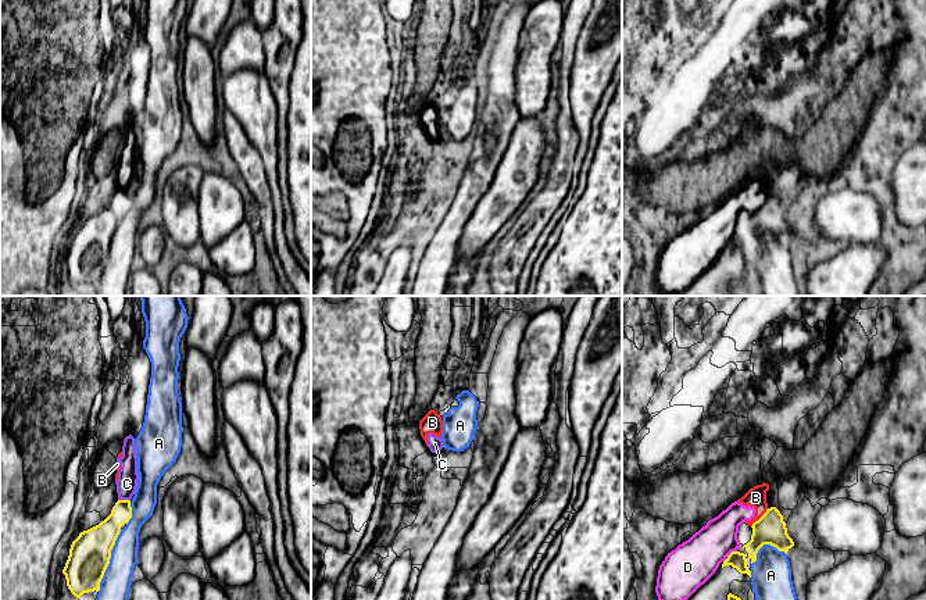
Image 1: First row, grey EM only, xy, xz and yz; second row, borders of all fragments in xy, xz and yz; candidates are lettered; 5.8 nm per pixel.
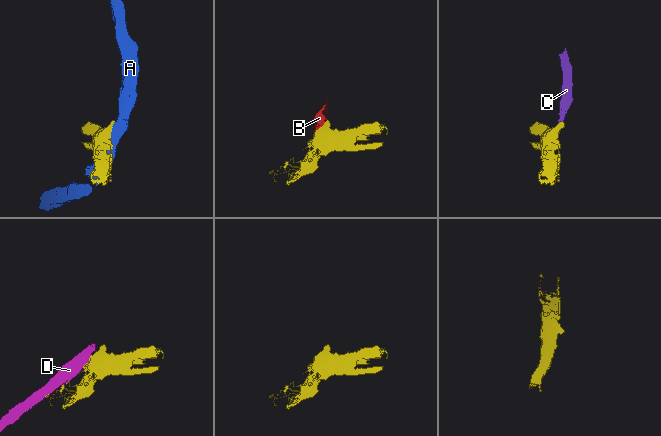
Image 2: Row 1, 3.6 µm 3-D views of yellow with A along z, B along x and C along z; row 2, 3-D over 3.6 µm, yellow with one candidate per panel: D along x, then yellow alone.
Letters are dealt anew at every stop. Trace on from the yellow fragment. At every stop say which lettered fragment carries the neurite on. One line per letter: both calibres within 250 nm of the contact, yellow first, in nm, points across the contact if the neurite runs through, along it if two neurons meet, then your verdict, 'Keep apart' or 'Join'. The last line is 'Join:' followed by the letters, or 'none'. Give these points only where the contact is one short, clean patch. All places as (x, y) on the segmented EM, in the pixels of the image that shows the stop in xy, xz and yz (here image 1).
A: Thickness 240 nm (yellow) against 170 nm. Keep apart
B: Thickness 180 nm (yellow) against 120 nm. Boundary: yz (768, 509), (751, 527). Keep apart
C: Thickness 150 nm (yellow) against 120 nm. Boundary: xy (121, 499), (129, 500). Keep apart
D: Thickness 100 nm (yellow) against 260 nm. Keep apart
Join: none

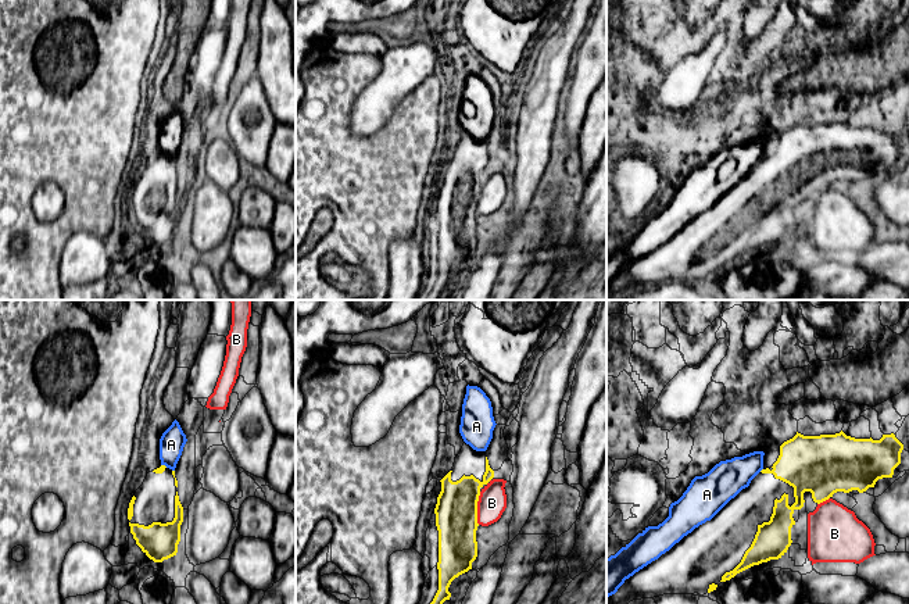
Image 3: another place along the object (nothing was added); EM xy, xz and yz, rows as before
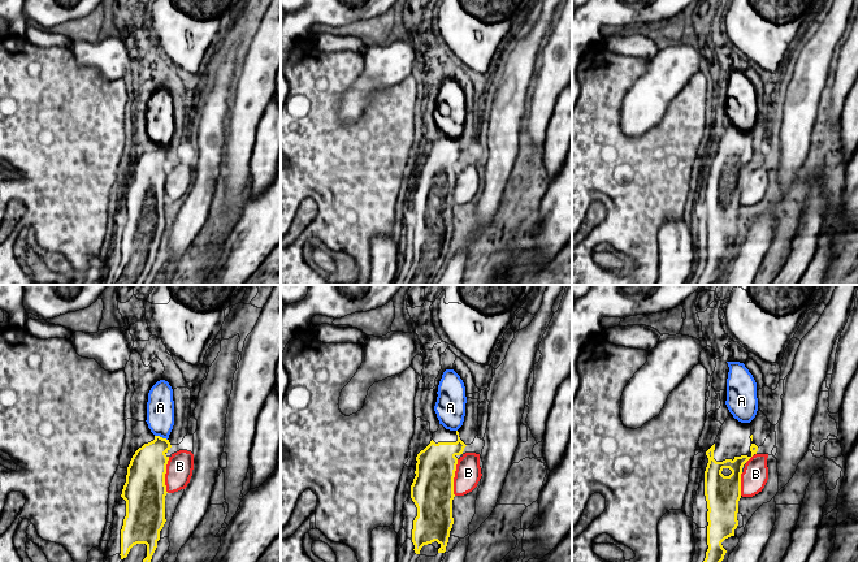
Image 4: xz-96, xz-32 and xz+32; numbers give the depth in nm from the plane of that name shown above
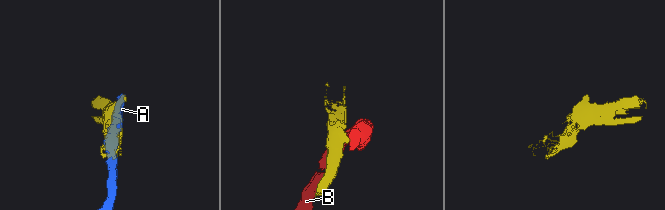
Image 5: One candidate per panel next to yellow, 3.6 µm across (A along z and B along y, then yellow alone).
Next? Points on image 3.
A: Thickness 40 nm (yellow) against 140 nm. Keep apart
B: Thickness 240 nm (yellow) against 160 nm. Keep apart
Join: none

